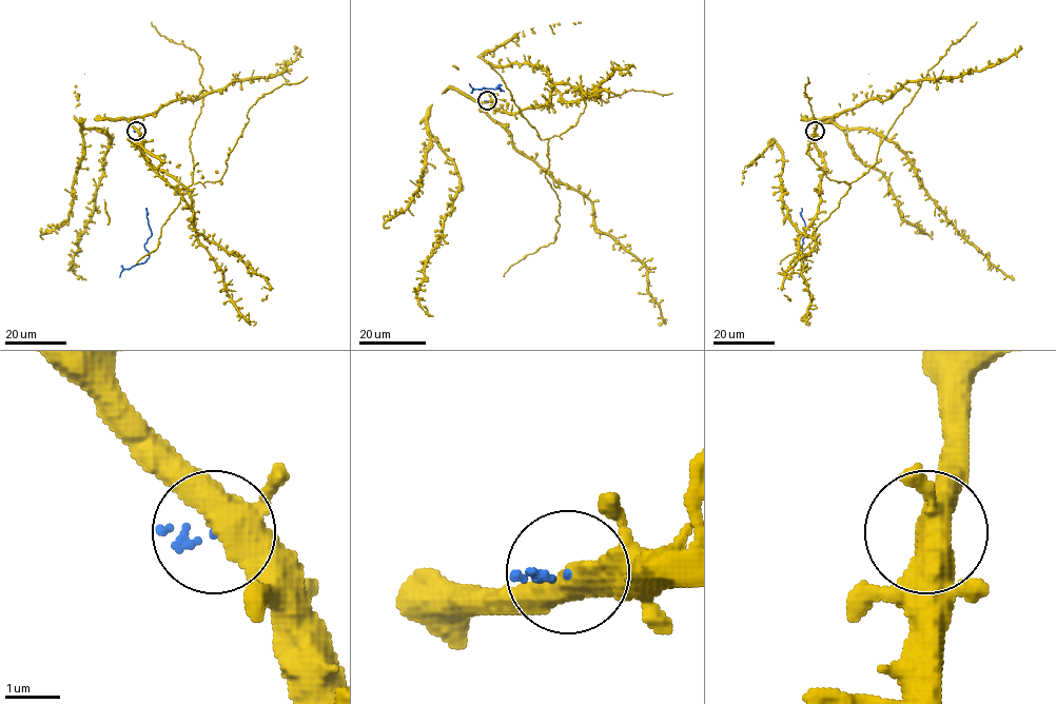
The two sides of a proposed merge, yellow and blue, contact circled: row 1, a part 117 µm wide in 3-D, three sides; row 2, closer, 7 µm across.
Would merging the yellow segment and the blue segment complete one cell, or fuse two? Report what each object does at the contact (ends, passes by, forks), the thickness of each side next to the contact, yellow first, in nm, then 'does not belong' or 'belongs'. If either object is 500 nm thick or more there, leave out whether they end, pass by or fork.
yellow forks there; blue ends there; 420 nm thick on the yellow side, 70 nm on the other; does not belong

